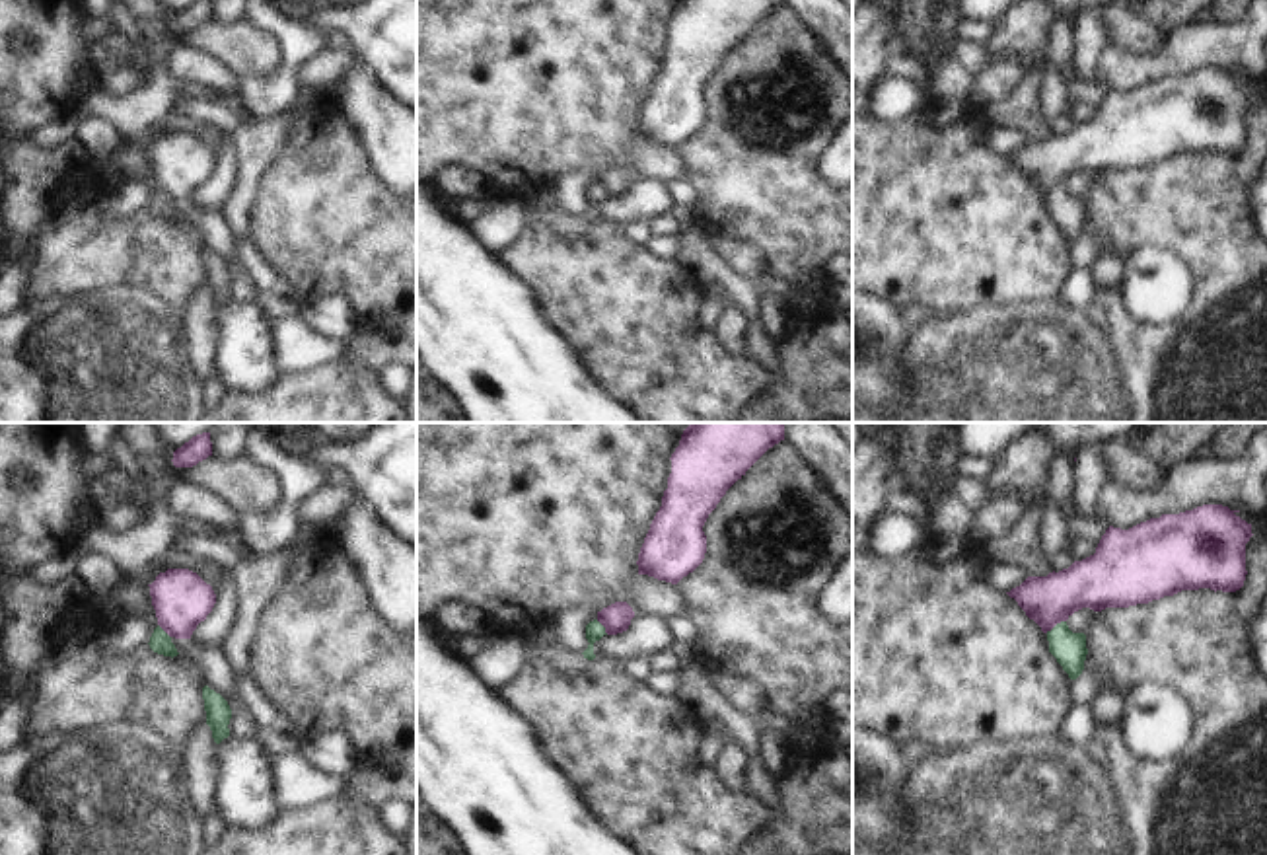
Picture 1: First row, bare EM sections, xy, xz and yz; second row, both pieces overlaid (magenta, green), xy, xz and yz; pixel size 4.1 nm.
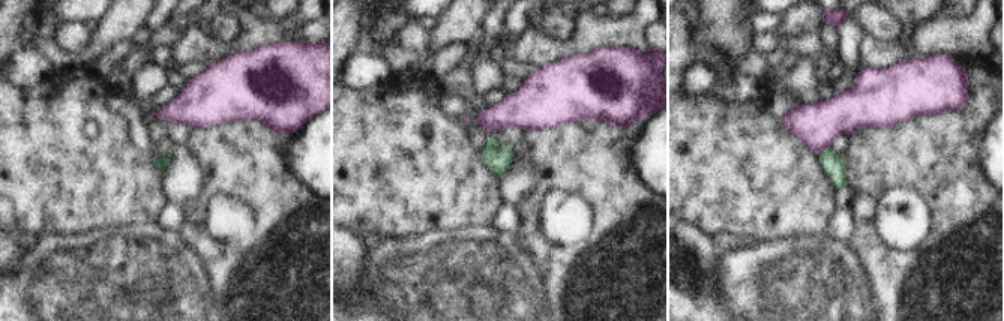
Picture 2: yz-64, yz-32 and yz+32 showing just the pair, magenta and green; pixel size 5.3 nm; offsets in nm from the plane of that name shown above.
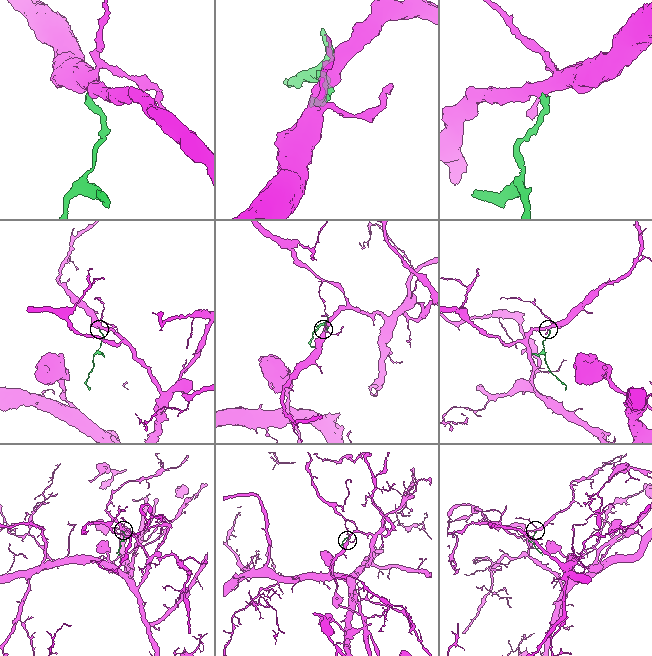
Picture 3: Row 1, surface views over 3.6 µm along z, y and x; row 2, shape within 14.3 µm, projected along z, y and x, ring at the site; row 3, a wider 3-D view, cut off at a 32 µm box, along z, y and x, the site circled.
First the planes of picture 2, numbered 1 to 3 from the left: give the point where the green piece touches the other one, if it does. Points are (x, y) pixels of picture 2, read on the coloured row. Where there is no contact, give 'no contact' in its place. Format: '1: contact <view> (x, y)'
1: no contact
2: no contact
3: contact yz+32 (826, 147)

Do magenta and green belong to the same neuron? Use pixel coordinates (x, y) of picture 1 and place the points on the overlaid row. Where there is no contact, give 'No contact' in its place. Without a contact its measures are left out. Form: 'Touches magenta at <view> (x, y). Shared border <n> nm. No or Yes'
Touches magenta at yz (1055, 624). Shared border 100 nm. No

